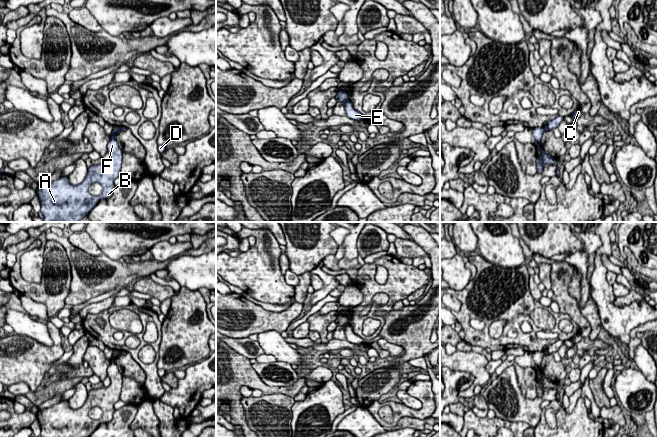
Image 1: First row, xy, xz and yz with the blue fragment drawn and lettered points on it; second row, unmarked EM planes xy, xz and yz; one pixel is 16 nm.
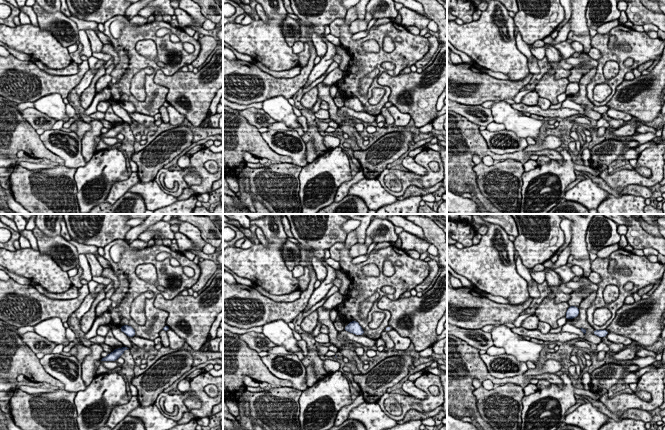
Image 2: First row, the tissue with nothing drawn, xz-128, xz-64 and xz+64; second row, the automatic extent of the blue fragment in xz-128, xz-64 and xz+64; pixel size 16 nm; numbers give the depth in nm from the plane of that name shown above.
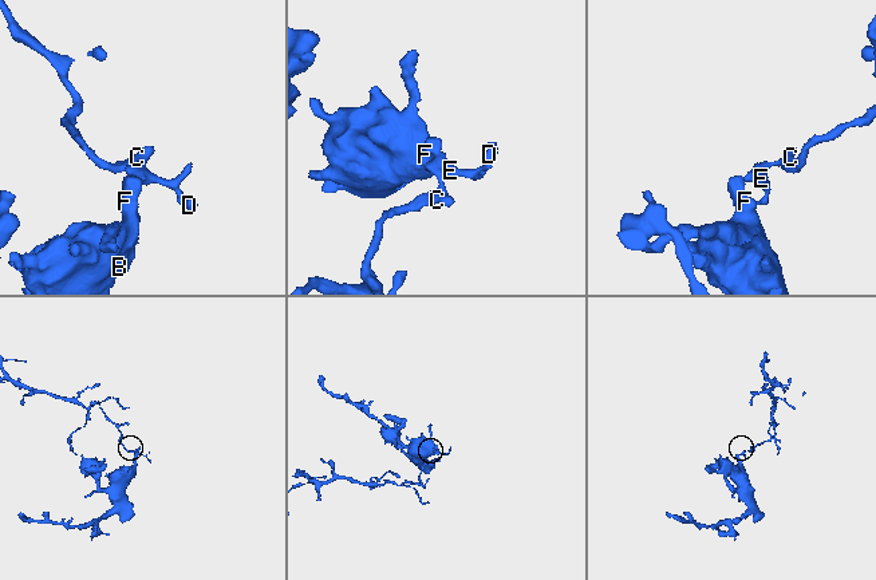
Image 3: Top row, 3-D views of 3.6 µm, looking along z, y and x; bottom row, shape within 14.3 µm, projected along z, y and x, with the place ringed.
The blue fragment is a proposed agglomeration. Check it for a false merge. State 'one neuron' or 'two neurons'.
two neurons

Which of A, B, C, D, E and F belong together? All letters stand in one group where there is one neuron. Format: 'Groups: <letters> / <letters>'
Groups: A B F / C D E

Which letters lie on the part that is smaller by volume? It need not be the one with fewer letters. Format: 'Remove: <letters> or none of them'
Remove: C, D, E

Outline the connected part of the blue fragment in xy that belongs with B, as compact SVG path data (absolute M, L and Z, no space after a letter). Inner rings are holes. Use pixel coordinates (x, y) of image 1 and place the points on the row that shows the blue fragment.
M113 129L111 140L107 148L111 156L108 163L93 165L88 168L85 179L78 185L72 185L68 177L61 177L36 190L40 199L42 222L78 222L102 199L112 196L115 187L114 180L120 176L122 165L122 150L119 147L116 135L122 131ZM93 183L103 187L100 195L91 195L88 191Z

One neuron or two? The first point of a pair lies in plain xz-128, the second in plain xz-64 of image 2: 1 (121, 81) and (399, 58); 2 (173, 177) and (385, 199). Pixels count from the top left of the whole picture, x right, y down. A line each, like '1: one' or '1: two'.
1: one
2: two

